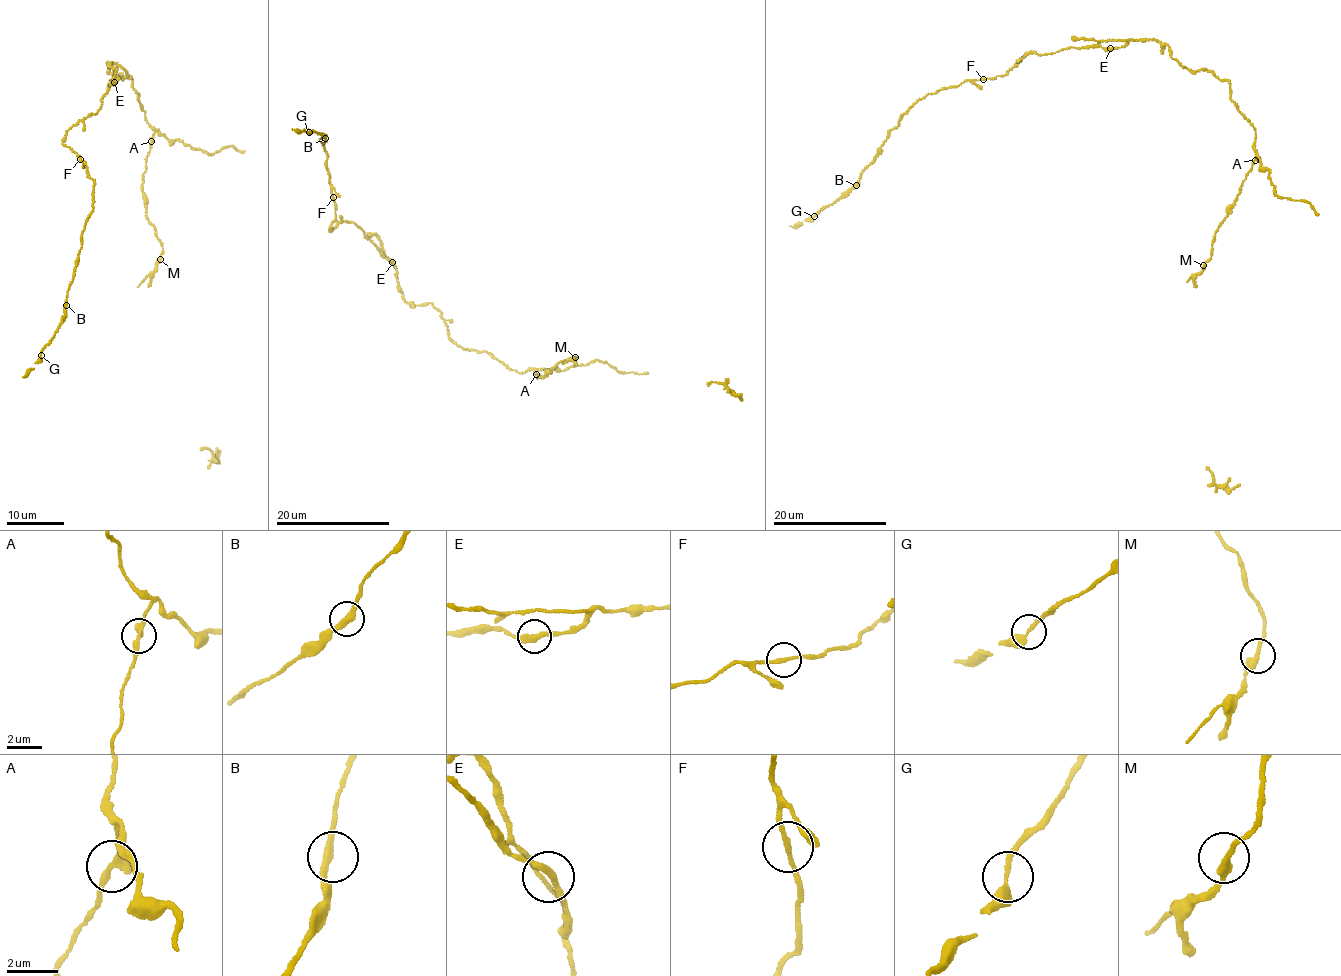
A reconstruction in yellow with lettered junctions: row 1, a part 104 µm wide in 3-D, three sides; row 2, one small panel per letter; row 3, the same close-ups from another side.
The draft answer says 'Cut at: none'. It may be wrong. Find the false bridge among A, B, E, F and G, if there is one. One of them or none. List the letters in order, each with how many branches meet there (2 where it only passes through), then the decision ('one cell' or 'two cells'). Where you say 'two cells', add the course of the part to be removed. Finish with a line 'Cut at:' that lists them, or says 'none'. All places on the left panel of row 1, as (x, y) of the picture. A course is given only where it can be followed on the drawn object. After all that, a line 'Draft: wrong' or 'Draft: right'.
A: branches 2; two cells; course (152, 142), (142, 189), (149, 222), (155, 227), (162, 250), (155, 270), (137, 287)
B: branches 2; one cell
E: branches 2; one cell
F: branches 2; one cell
G: branches 2; one cell
Cut at: A
Draft: wrong

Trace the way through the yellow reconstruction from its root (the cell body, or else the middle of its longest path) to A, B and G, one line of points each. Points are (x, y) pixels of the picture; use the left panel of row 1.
A: (125, 71), (123, 79), (118, 73), (122, 79), (132, 79), (145, 120), (154, 130), (152, 142)
B: (125, 71), (108, 61), (118, 70), (99, 109), (73, 126), (62, 143), (86, 162), (95, 184), (66, 305)
G: (125, 71), (108, 61), (118, 70), (99, 109), (64, 135), (95, 184), (64, 314), (41, 355)

